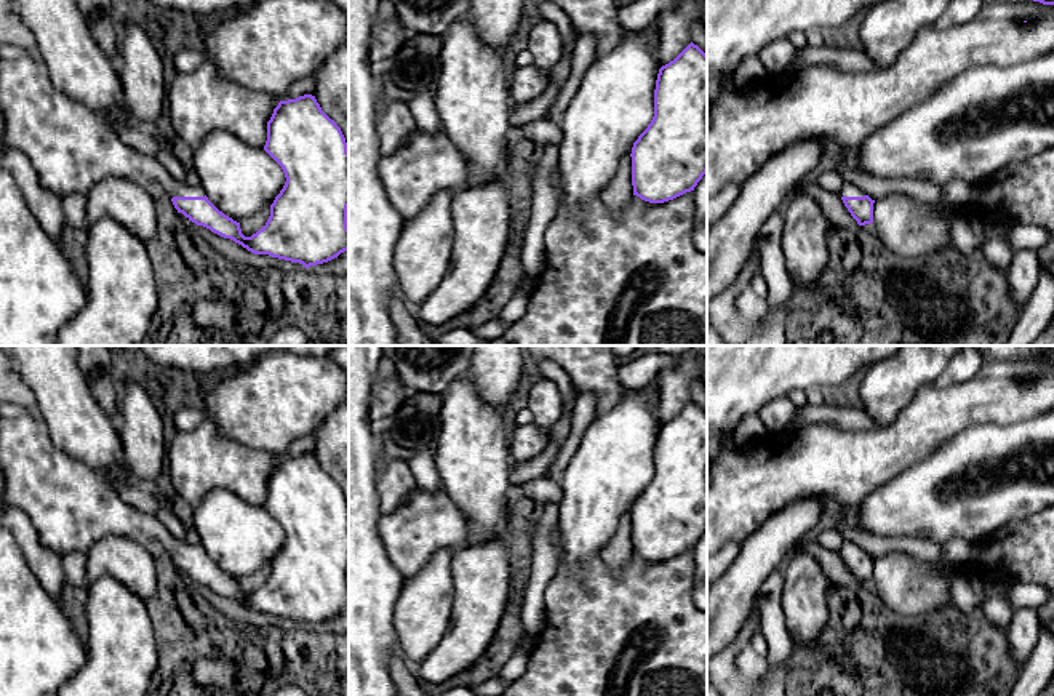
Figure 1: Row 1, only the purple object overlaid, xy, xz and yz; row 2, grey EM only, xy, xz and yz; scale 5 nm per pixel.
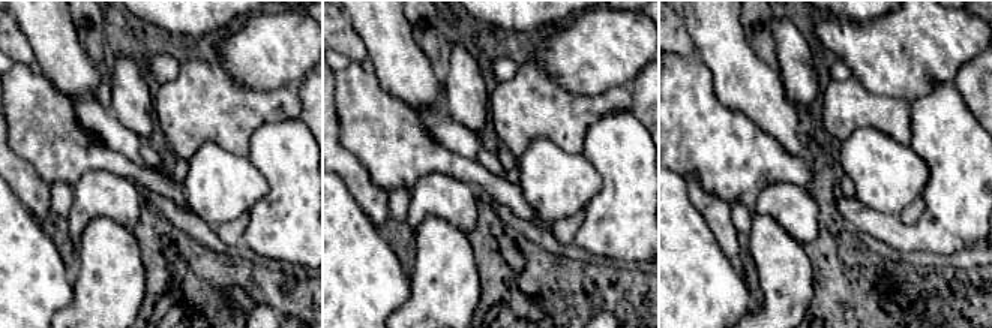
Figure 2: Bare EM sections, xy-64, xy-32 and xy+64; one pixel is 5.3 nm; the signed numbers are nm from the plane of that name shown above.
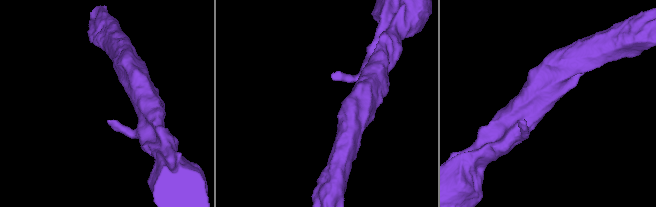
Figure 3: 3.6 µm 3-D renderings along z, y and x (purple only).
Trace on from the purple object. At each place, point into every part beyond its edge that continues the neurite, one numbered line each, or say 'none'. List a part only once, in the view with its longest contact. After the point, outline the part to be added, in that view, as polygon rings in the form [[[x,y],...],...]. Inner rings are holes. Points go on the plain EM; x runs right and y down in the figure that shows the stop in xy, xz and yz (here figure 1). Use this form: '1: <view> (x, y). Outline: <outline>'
1: xy (72, 506). Outline: [[[26,411],[0,419],[0,474],[3,502],[22,510],[38,531],[40,542],[58,555],[86,555],[91,546],[110,534],[125,536],[149,549],[173,555],[205,555],[200,544],[176,539],[155,514],[126,504],[96,470],[61,451],[50,438],[46,422]]]

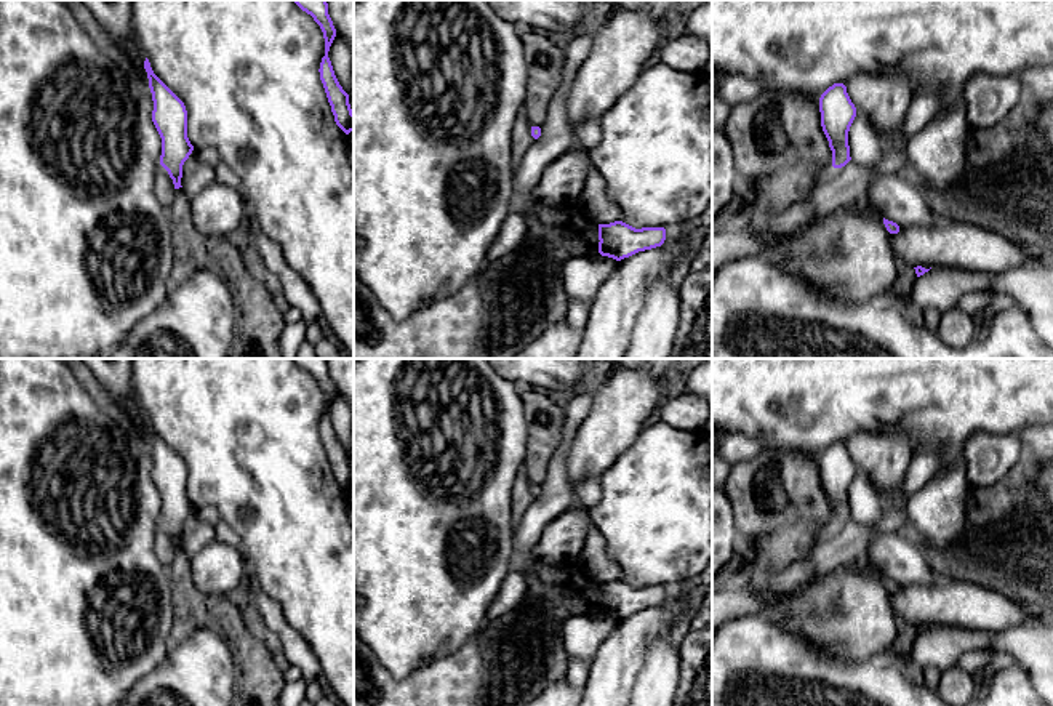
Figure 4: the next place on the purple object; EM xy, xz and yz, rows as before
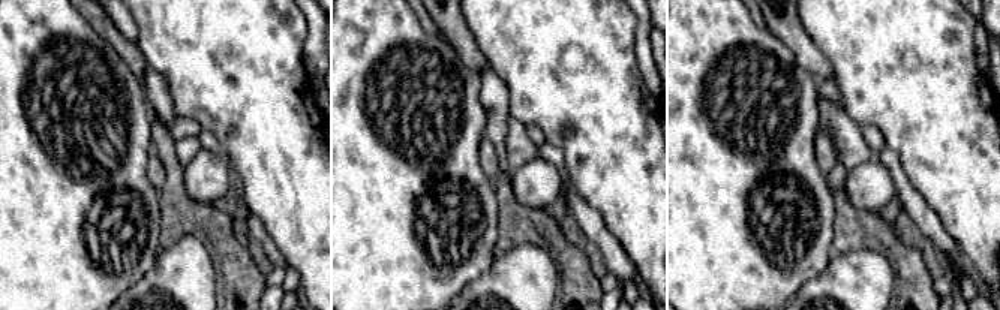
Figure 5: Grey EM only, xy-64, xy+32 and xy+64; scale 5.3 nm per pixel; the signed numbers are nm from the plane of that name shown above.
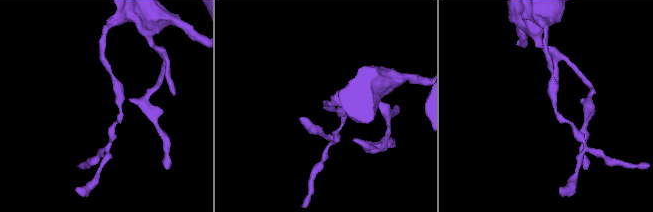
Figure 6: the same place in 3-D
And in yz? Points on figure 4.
none

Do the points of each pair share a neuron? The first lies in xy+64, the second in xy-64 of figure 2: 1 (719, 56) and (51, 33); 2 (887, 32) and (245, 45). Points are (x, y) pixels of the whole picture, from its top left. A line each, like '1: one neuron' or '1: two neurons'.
1: one neuron
2: one neuron

